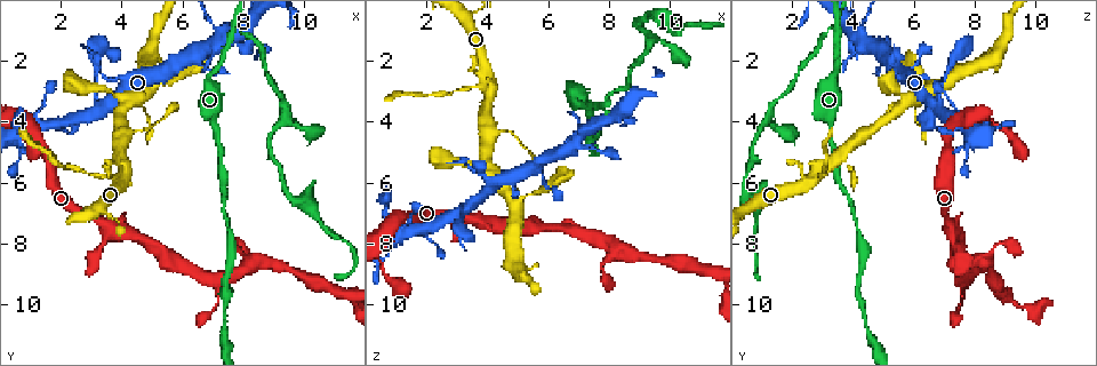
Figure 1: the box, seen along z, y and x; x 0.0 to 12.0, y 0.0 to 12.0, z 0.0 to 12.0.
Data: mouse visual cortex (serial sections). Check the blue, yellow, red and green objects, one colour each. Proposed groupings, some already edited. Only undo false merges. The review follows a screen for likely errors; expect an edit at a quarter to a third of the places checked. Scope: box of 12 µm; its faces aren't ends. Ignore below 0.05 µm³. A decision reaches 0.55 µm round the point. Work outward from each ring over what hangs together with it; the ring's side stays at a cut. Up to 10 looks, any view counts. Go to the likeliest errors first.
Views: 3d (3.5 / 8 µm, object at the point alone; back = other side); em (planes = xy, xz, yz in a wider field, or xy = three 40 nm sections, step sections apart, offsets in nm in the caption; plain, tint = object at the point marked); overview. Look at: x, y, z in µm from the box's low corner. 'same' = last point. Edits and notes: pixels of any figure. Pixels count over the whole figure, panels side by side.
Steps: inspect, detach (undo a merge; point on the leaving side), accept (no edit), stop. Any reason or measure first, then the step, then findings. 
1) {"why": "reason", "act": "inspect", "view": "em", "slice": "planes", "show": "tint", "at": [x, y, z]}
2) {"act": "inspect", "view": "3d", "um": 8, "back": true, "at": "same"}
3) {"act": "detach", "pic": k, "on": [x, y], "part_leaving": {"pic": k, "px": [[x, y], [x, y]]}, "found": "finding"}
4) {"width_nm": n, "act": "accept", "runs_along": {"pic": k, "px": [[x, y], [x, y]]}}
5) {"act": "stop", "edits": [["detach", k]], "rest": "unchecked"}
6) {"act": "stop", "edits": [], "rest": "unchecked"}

{"why": "calibre changes", "act": "inspect", "view": "3d", "um": 3.5, "back": true, "at": [4.0, 6.0, 2.6]}

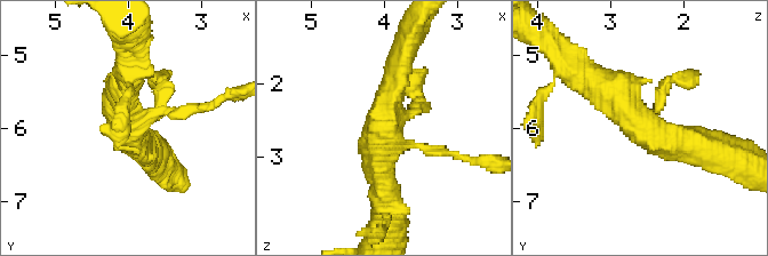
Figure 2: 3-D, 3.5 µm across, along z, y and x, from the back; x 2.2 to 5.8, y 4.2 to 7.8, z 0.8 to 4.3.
{"why": "shape alone is not enough", "act": "inspect", "view": "em", "slice": "xy", "step": 5, "show": "tint", "at": [4.05, 6.00, 2.55]}

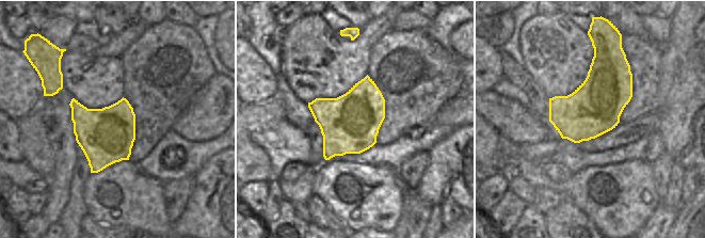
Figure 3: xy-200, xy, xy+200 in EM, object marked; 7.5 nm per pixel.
{"why": "cut it another way", "act": "inspect", "view": "em", "slice": "xy", "step": 2, "show": "tint", "at": "same"}

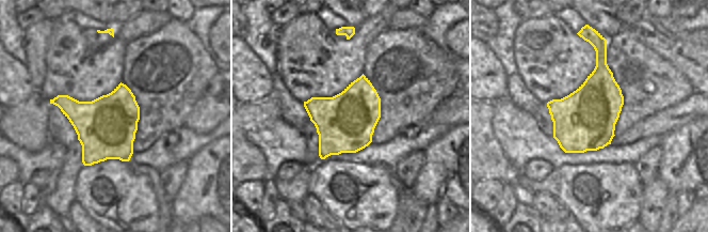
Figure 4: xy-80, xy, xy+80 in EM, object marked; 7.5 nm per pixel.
{"act": "accept", "runs_along": {"pic": 2, "px": [[703, 150], [647, 133], [585, 80]]}, "found": "one cell here"}

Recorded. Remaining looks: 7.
{"why": "arms part here", "act": "inspect", "view": "3d", "um": 3.5, "at": [7.6, 0.8, 3.4]}

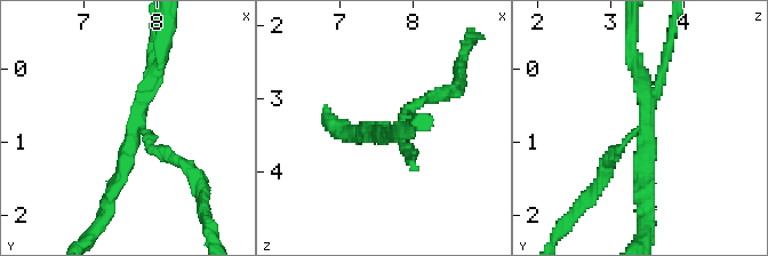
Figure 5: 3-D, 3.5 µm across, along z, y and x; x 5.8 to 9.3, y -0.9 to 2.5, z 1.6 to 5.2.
{"arms": 3, "arm_widths_nm": [150, 200, 200], "act": "inspect", "view": "em", "slice": "planes", "show": "tint", "at": [7.75, 0.80, 3.55]}

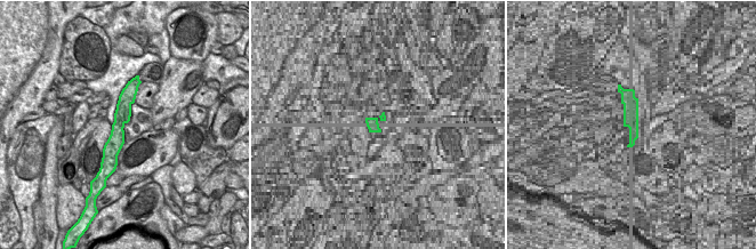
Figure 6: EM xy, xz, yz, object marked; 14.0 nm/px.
{"why": "another direction", "act": "inspect", "view": "em", "slice": "xy", "step": 3, "show": "tint", "at": "same"}

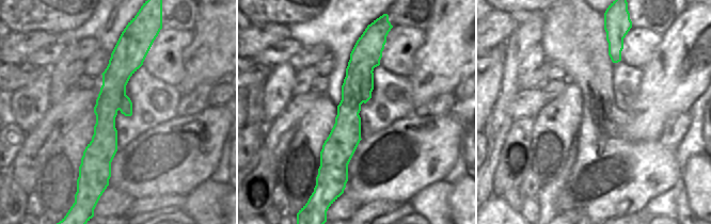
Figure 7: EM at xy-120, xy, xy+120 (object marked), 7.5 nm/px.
{"act": "detach", "pic": 5, "on": [158, 150], "part_leaving": {"pic": 5, "px": [[142, 127], [202, 197]]}, "found": "a second cell is stuck on"}

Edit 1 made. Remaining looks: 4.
{"why": "see it whole again", "act": "inspect", "view": "overview"}

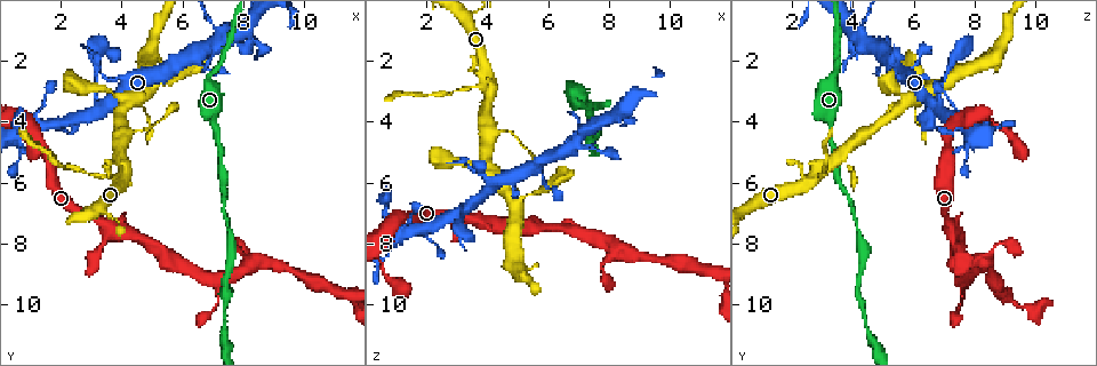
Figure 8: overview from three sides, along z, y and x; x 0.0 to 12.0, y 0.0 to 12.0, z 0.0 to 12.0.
{"why": "a narrow waist", "act": "inspect", "view": "em", "slice": "planes", "show": "tint", "at": [2.1, 5.4, 3.1]}

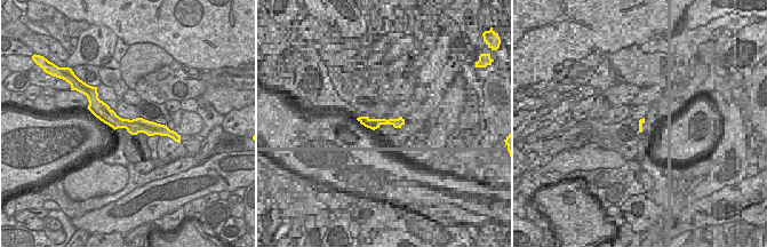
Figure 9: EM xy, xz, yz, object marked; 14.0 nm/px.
{"why": "wider look", "act": "inspect", "view": "3d", "um": 3.5, "back": true, "at": "same"}

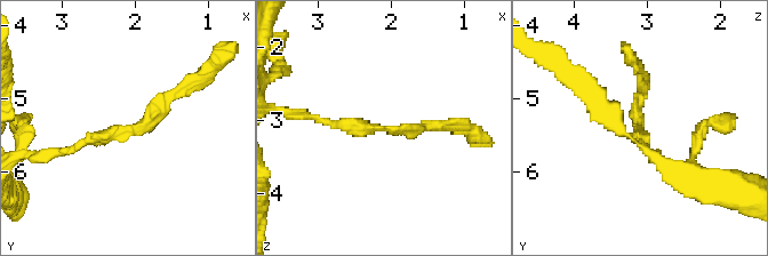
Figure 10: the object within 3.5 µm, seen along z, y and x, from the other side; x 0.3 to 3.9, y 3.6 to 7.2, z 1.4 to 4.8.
{"act": "detach", "pic": 10, "on": [159, 109], "part_leaving": {"pic": 10, "px": [[132, 128], [220, 61]]}, "found": "a second cell is stuck on"}

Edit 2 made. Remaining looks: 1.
{"act": "stop", "edits": [["detach", 5], ["detach", 10]], "rest": "unchecked"}

